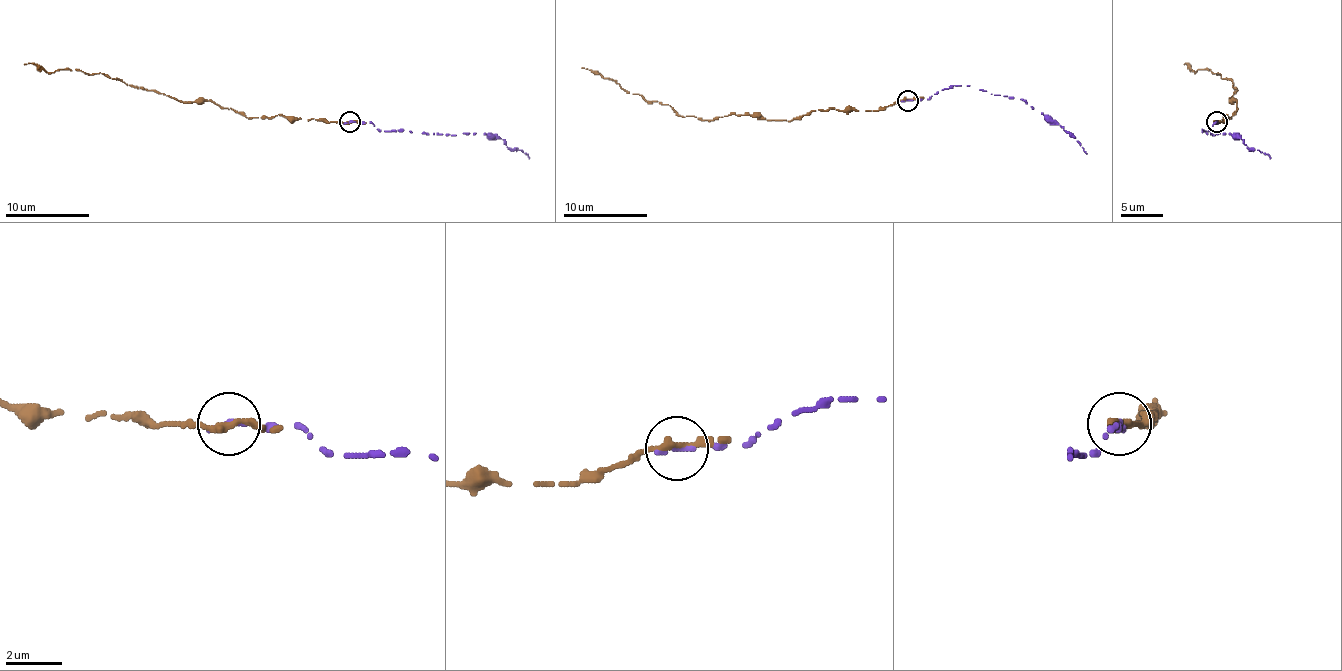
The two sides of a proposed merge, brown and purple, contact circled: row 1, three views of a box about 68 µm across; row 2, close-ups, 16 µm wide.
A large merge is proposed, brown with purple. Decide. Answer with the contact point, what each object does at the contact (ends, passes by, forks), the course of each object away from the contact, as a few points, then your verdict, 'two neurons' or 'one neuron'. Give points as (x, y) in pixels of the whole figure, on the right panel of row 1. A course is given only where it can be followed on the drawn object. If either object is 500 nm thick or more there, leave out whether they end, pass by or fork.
(1217, 121) | brown passes by | purple ends | brown via (1216, 121), (1237, 111), (1237, 100), (1231, 102), (1237, 90), (1233, 81), (1210, 69), (1195, 73), (1185, 64) | purple via (1216, 121), (1208, 131), (1201, 131), (1237, 136), (1250, 148), (1260, 150), (1270, 159) | one neuron

